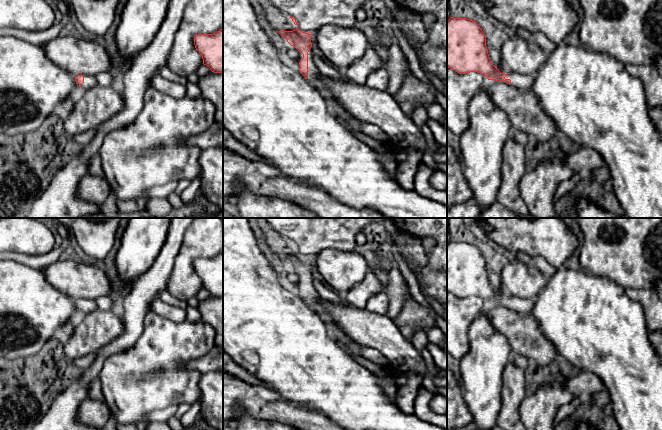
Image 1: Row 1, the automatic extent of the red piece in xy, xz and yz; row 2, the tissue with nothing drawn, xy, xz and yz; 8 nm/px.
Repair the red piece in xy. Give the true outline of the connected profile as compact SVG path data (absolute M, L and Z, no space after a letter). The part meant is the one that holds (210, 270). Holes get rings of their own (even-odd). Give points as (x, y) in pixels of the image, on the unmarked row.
M223 252L213 258L195 259L194 269L204 289L214 297L223 297Z

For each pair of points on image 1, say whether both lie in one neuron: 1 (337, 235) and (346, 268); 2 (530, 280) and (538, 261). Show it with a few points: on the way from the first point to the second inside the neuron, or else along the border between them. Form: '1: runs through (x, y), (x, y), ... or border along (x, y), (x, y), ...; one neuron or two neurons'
1: border along (353, 249), (324, 248), (318, 253); two neurons
2: border along (531, 263), (547, 278); two neurons

